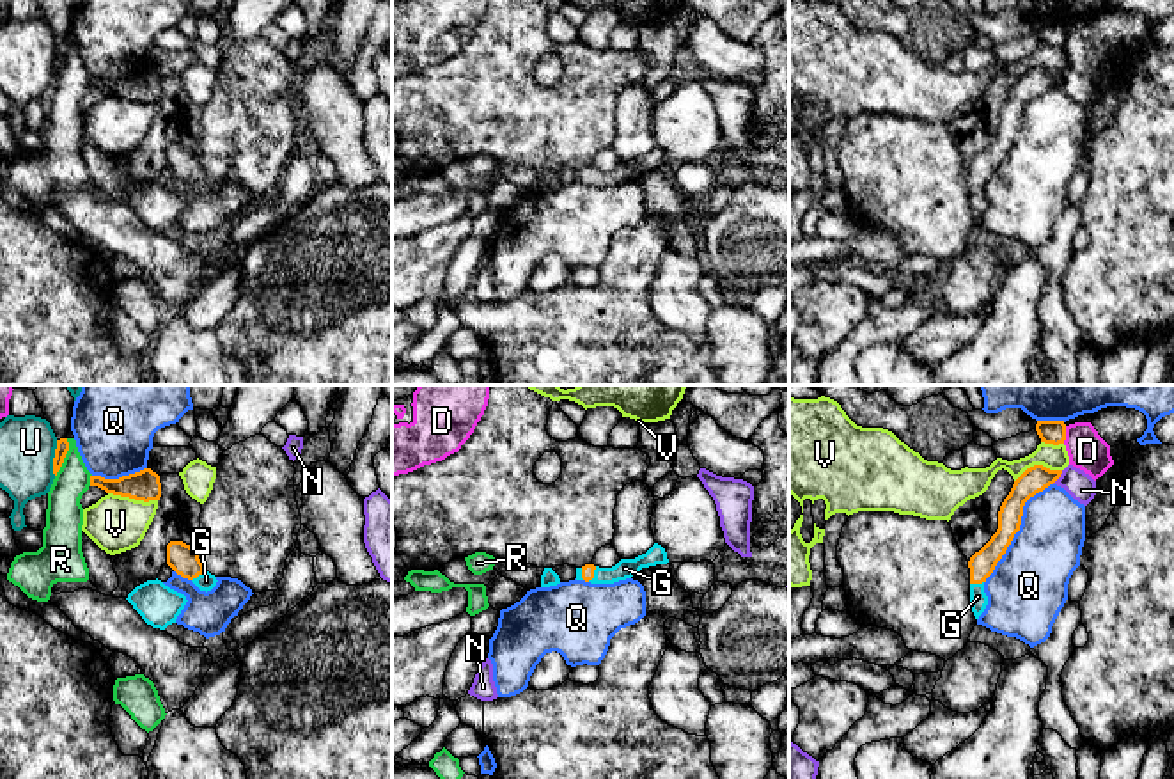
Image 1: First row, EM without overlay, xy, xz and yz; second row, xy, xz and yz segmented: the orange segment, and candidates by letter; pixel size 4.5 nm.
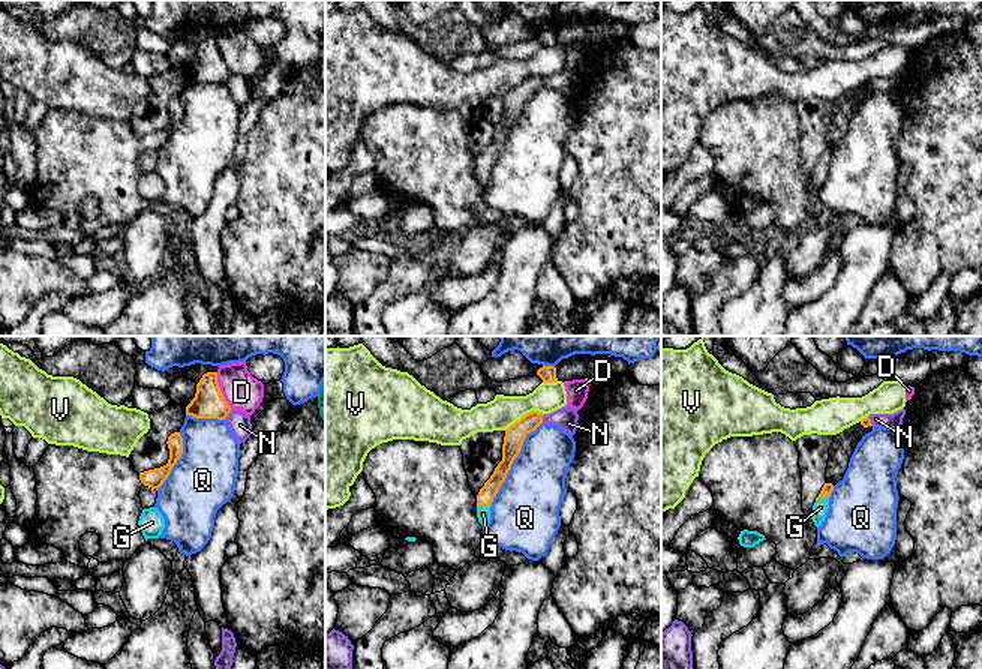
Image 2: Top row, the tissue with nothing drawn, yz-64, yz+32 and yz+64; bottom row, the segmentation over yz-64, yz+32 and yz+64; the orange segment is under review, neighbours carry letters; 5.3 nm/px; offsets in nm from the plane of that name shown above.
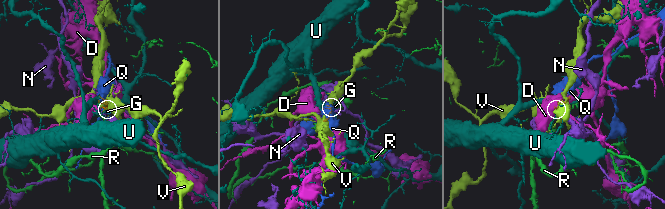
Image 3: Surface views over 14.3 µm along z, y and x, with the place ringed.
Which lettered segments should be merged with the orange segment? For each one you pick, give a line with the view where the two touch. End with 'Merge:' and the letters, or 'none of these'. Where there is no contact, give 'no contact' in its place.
G: contact in xz
Merge: G

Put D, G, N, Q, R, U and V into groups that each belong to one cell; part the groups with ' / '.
D / G / N / Q / R / U / V

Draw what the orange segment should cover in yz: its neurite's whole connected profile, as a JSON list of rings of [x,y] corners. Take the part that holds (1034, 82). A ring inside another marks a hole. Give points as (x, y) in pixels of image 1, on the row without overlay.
[[[1043,67],[1027,71],[1013,87],[998,114],[998,131],[991,142],[975,154],[970,163],[970,209],[979,222],[988,208],[984,185],[1006,156],[1014,137],[1020,133],[1023,108],[1036,96],[1043,94],[1061,80],[1062,73],[1050,73]]]

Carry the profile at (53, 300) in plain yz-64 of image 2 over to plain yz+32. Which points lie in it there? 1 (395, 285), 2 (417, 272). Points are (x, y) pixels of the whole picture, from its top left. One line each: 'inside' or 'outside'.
1: inside
2: inside

